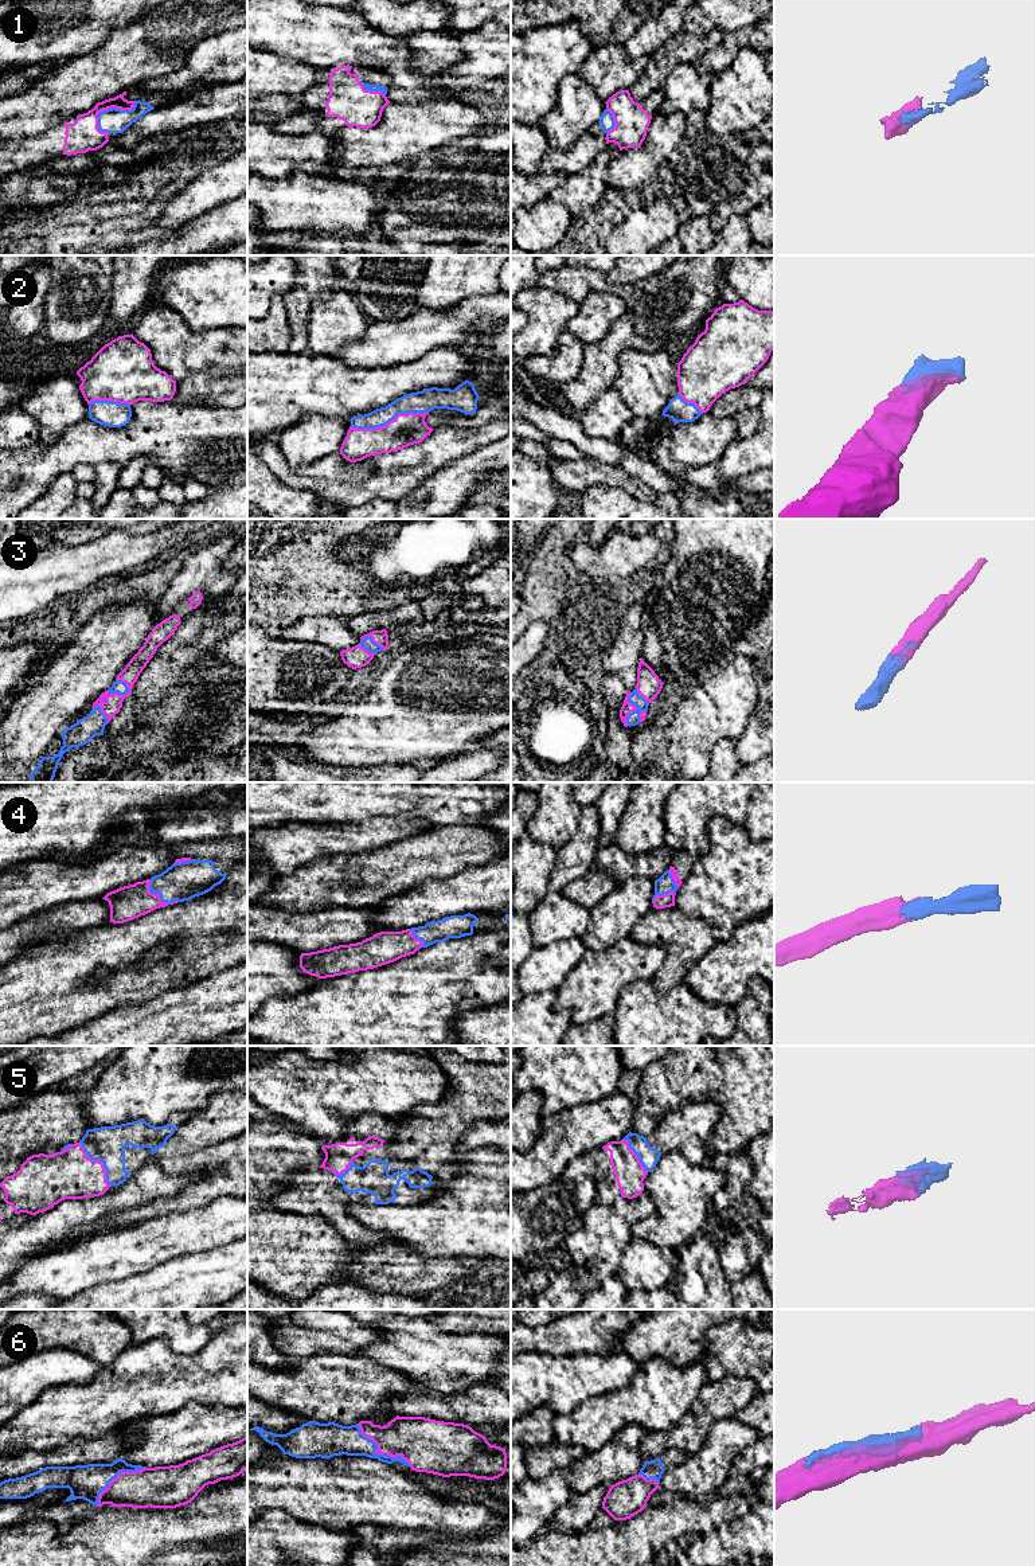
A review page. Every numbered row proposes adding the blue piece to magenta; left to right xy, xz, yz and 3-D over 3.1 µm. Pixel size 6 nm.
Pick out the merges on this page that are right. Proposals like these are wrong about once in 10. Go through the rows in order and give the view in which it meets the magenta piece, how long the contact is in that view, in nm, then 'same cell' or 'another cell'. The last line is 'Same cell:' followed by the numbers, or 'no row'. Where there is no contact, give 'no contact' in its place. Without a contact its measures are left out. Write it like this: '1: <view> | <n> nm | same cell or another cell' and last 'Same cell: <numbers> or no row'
1: xy | 280 nm | same cell
2: xz | 480 nm | same cell
3: xy | 140 nm | same cell
4: xy | 220 nm | same cell
5: xy | 320 nm | same cell
6: xz | 420 nm | same cell
Same cell: 1, 2, 3, 4, 5, 6

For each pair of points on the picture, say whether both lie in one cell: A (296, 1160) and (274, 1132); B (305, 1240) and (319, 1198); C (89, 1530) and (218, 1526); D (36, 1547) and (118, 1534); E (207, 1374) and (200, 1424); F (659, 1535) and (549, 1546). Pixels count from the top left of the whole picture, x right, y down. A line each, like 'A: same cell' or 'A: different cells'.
A: same cell
B: different cells
C: same cell
D: different cells
E: different cells
F: same cell

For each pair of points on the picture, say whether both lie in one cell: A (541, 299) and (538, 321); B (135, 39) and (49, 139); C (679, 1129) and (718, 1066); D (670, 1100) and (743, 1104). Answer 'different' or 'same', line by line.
A: same
B: different
C: different
D: same

